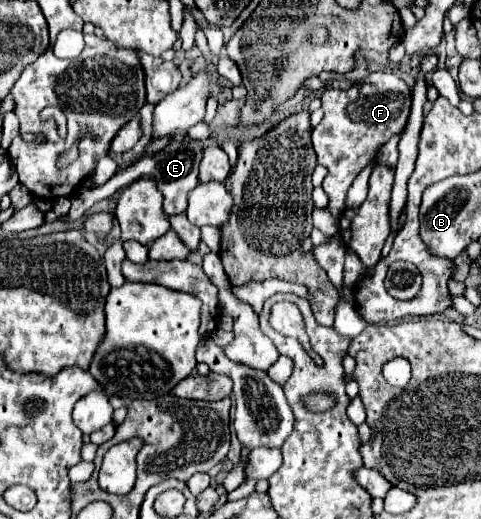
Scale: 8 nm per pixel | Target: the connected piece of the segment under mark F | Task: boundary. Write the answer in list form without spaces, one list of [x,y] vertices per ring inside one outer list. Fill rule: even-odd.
[[[371,72],[347,90],[323,90],[321,100],[325,116],[319,126],[315,126],[311,138],[317,162],[329,170],[323,180],[323,190],[329,196],[329,212],[339,218],[345,210],[345,196],[355,176],[375,158],[379,146],[393,134],[403,132],[411,110],[411,90],[393,72]],[[367,84],[373,84],[373,88],[367,88]]]

